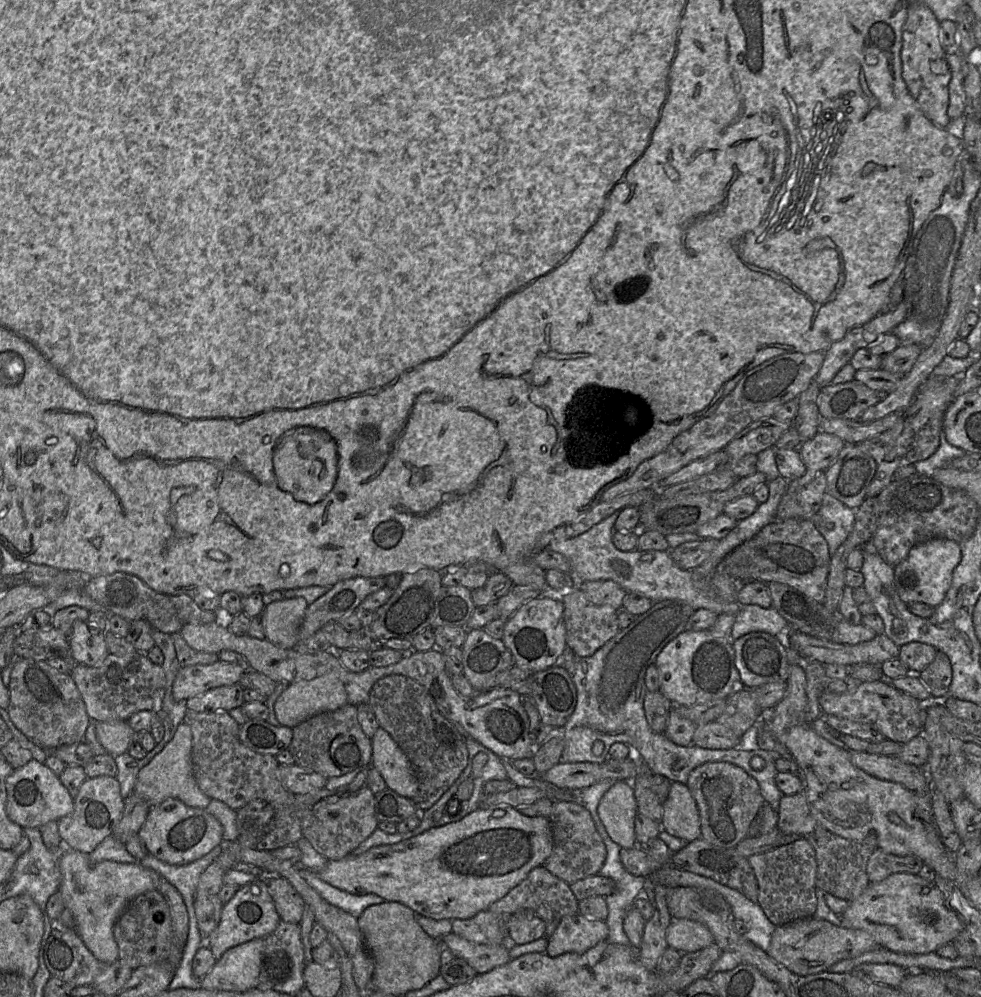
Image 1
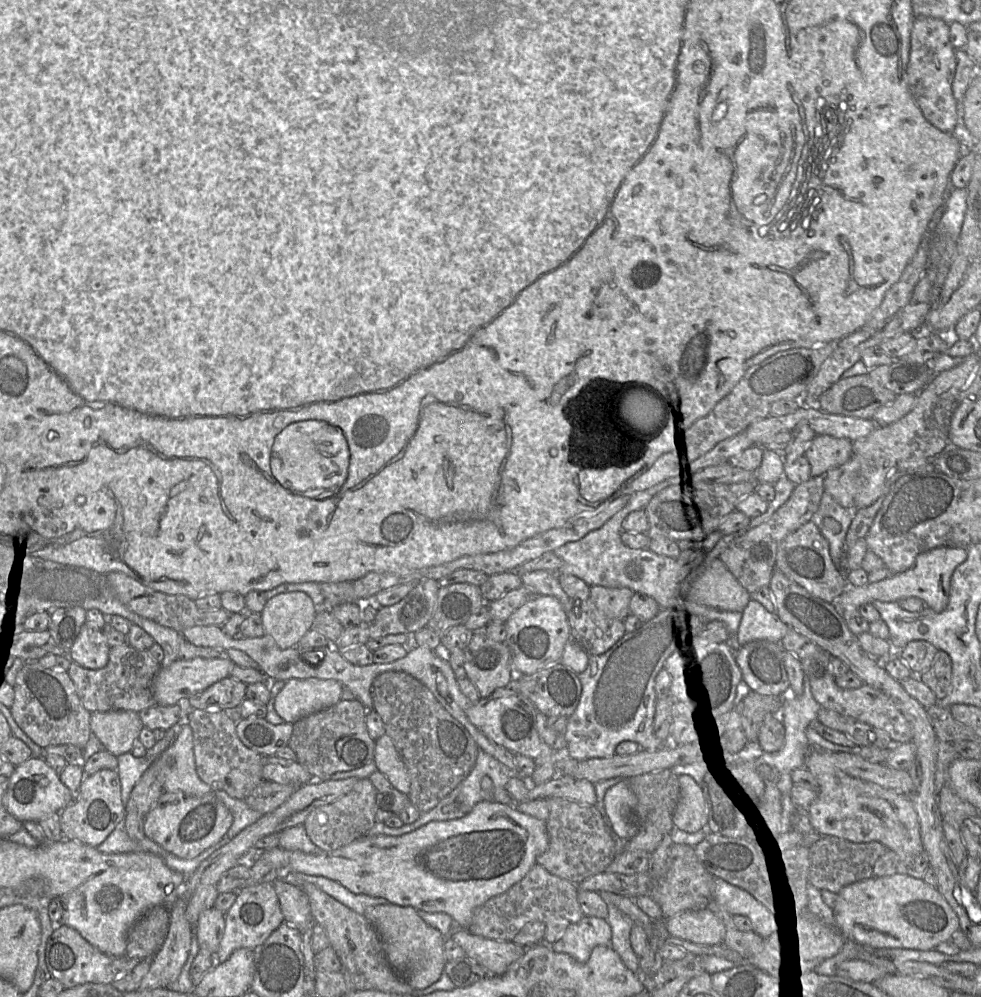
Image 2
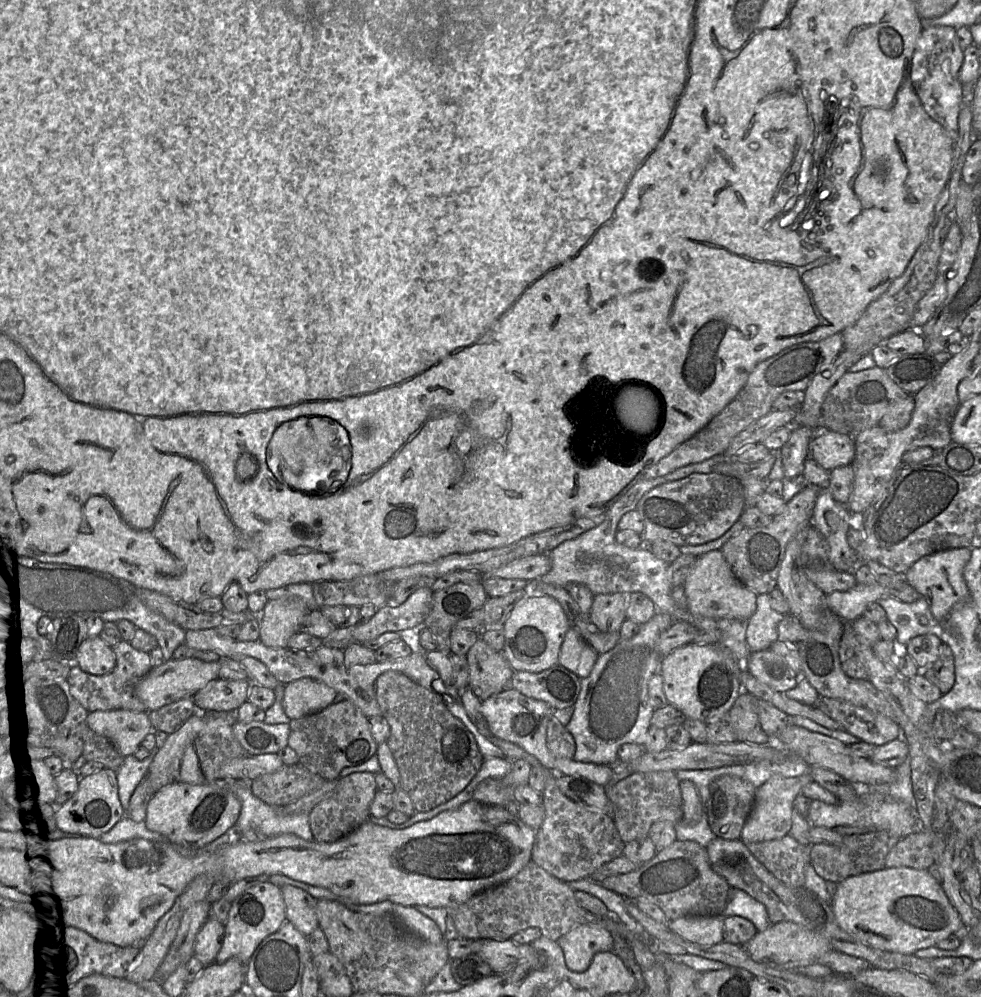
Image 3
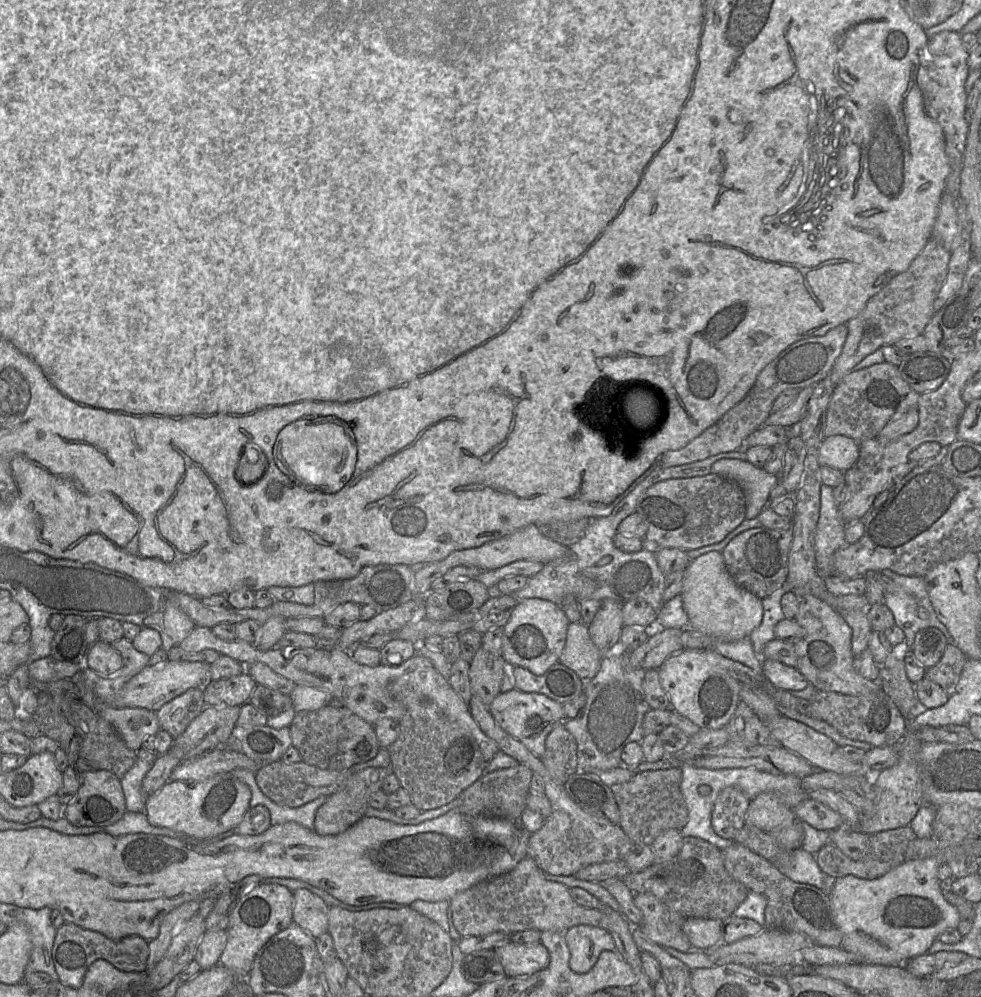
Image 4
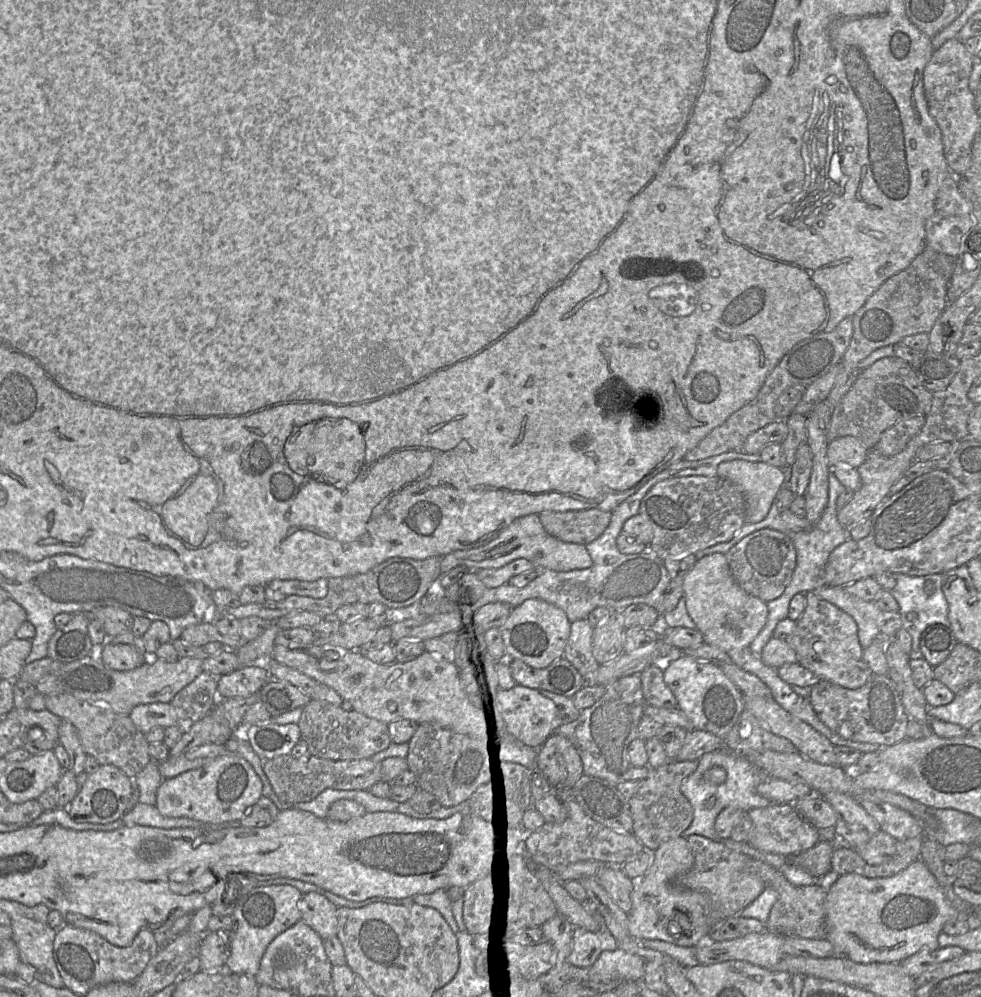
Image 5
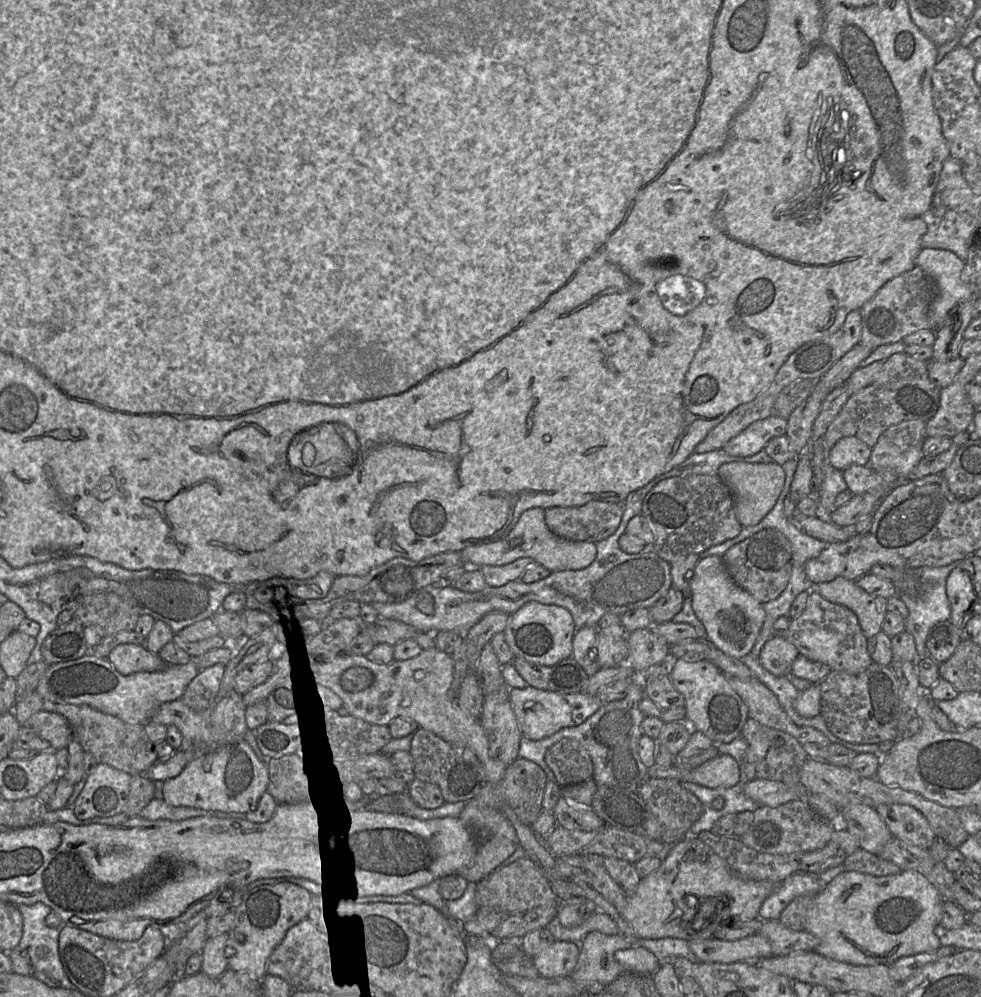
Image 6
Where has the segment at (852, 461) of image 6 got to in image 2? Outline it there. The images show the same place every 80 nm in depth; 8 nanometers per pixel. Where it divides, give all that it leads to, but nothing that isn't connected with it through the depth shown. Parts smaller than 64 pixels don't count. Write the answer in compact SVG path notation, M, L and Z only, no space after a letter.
M816 435L804 454L811 465L812 477L824 476L830 469L843 465L852 455L852 441L831 435Z

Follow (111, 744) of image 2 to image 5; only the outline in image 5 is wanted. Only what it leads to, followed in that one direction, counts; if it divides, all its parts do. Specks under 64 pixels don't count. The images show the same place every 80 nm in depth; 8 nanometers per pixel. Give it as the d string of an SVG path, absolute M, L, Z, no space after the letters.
M171 703L141 704L132 709L129 717L143 734L155 727L164 730L178 725L178 717Z

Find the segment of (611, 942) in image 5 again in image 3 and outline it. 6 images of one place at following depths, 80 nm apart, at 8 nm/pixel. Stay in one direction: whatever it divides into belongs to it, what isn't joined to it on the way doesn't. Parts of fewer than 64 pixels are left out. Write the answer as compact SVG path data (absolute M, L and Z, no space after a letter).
M601 924L575 926L562 935L557 943L564 952L567 967L573 972L587 970L596 953L613 950L613 937Z

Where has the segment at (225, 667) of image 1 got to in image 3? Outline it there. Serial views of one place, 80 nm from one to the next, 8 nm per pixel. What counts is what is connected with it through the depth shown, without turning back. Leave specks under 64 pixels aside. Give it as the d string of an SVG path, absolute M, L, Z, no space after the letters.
M197 658L170 659L154 666L137 684L135 694L146 707L146 711L157 710L185 697L192 697L211 680L219 678L220 661L206 662Z

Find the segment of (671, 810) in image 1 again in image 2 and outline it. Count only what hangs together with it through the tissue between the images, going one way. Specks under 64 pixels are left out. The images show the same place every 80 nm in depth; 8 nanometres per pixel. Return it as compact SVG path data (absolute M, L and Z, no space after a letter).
M679 776L679 800L672 813L673 826L695 833L707 826L707 808L700 786L690 776Z

